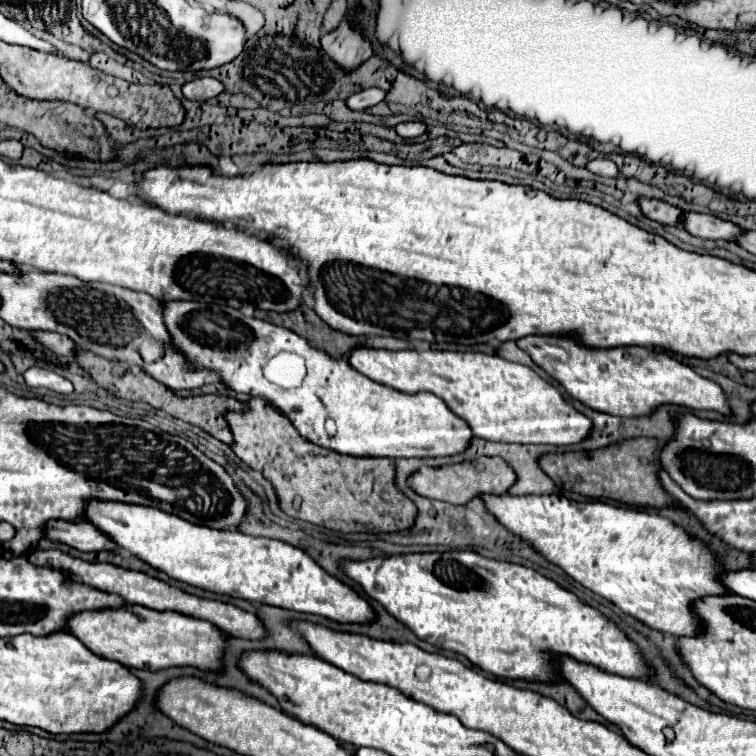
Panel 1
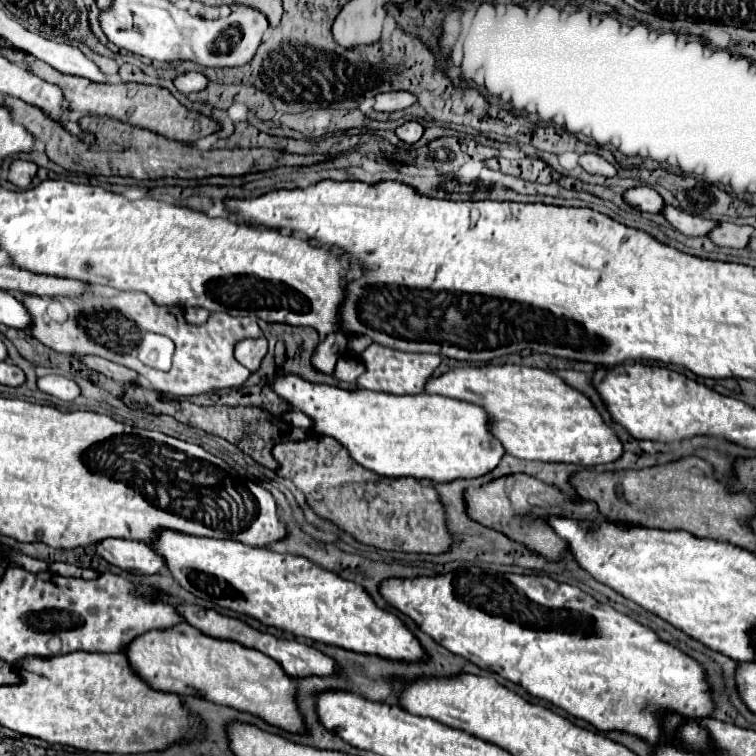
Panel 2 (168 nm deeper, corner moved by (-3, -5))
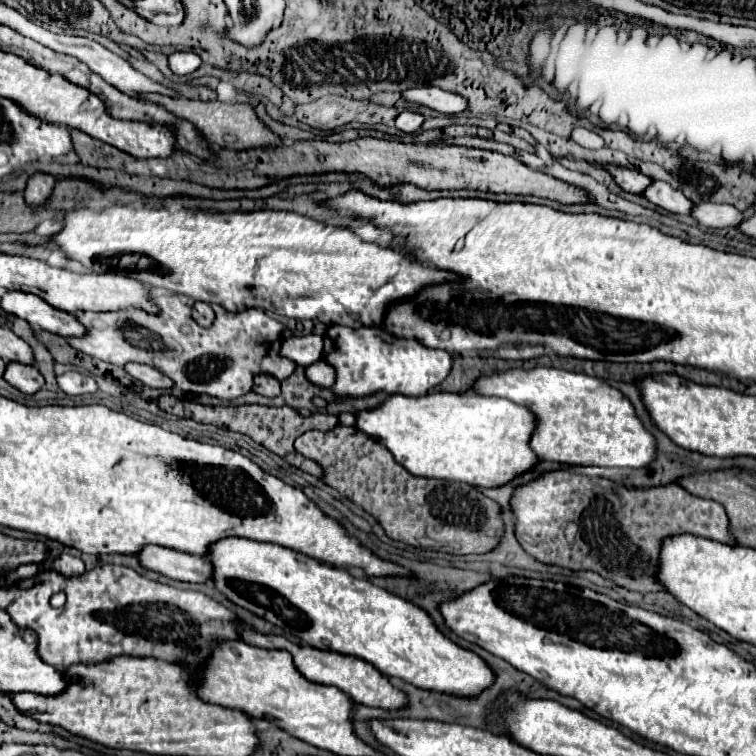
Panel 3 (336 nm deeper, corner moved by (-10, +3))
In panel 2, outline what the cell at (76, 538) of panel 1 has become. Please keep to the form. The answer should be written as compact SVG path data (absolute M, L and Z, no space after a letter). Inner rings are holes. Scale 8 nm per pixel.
M107 539L95 545L95 553L103 557L107 563L121 567L123 571L135 573L157 573L165 563L155 551L141 541L123 541L123 539Z

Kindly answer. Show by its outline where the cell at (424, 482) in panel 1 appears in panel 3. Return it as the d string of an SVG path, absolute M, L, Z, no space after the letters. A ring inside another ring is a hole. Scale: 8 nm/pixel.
M552 471L528 485L516 489L512 497L512 509L516 515L516 539L518 543L542 563L558 565L570 571L594 571L604 579L610 579L614 585L624 587L628 591L638 593L652 593L664 591L662 583L658 581L658 565L660 565L660 547L666 537L674 535L696 535L704 539L714 539L718 543L736 545L734 537L730 535L730 523L726 511L720 503L700 499L688 493L678 483L664 485L664 487L622 487L616 483L614 495L614 481L602 477L586 477L576 475L572 471Z

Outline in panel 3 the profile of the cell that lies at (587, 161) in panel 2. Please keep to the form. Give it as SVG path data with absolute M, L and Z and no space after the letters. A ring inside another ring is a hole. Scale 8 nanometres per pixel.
M574 127L572 133L570 133L570 137L572 137L578 145L582 145L582 147L586 147L586 149L602 149L602 147L604 147L602 137L600 137L598 133L590 131L590 129L584 129L584 127Z

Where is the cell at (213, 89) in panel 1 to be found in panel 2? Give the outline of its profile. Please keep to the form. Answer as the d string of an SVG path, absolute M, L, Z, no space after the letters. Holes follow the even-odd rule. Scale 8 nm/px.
M189 71L189 73L185 73L185 75L179 75L173 83L175 83L175 87L177 87L183 95L199 93L199 91L205 91L205 89L207 89L207 77L201 75L201 73L195 73L195 71Z

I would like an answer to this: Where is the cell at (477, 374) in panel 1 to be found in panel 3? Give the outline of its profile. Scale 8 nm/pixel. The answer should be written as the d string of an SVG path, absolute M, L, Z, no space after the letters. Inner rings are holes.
M534 367L530 371L510 369L480 377L474 393L506 397L518 405L526 405L538 415L538 427L530 447L538 457L564 465L596 465L596 467L650 467L656 459L656 437L646 431L632 403L608 381L570 373L552 367Z

